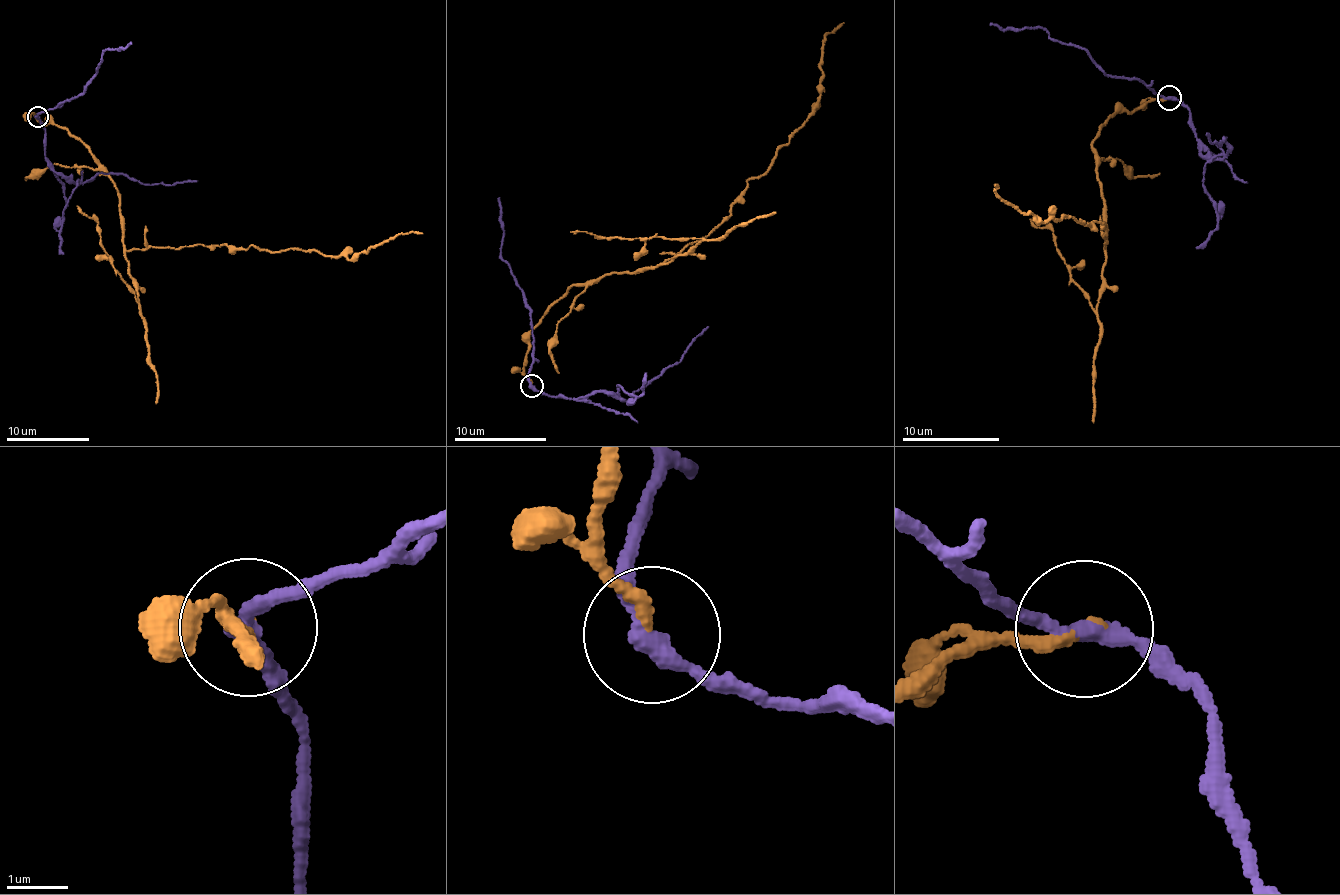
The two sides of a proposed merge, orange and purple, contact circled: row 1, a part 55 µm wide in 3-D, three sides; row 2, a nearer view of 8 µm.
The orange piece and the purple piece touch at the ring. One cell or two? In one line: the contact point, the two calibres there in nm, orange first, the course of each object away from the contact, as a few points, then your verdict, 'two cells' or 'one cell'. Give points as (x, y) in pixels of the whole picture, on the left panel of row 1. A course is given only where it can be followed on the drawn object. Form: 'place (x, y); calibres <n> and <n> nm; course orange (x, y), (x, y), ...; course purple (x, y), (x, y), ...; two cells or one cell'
place (37, 116); calibres 200 and 280 nm; course orange (38, 116), (90, 151), (117, 191), (121, 241), (129, 250), (226, 244), (350, 259), (402, 233), (422, 233); course purple (38, 116), (52, 170), (65, 179), (87, 182), (99, 174), (124, 173), (142, 183), (196, 181); two cells

